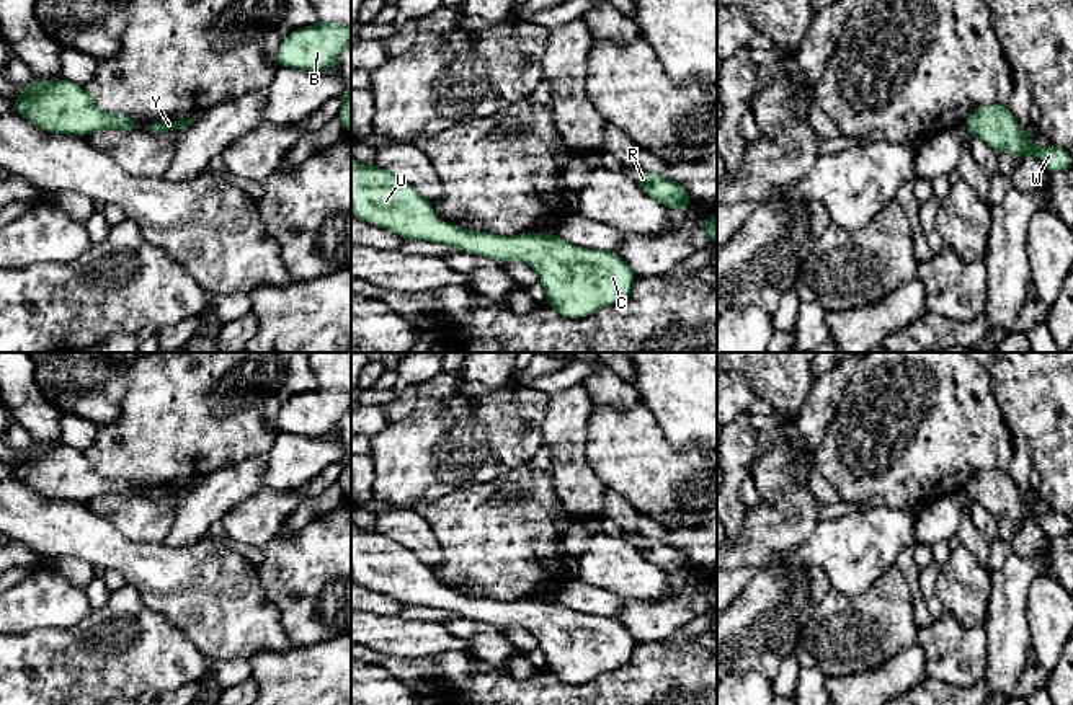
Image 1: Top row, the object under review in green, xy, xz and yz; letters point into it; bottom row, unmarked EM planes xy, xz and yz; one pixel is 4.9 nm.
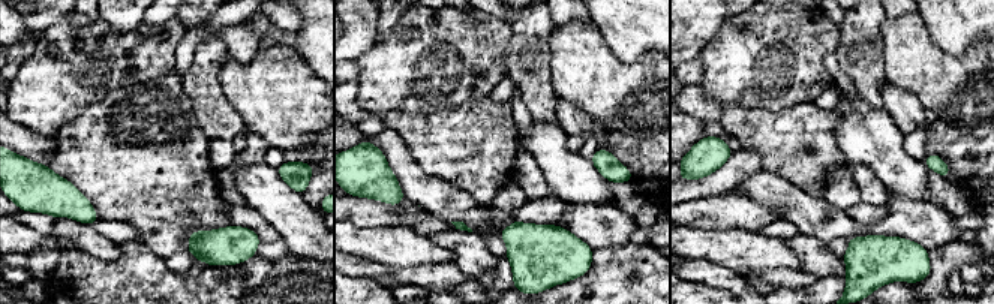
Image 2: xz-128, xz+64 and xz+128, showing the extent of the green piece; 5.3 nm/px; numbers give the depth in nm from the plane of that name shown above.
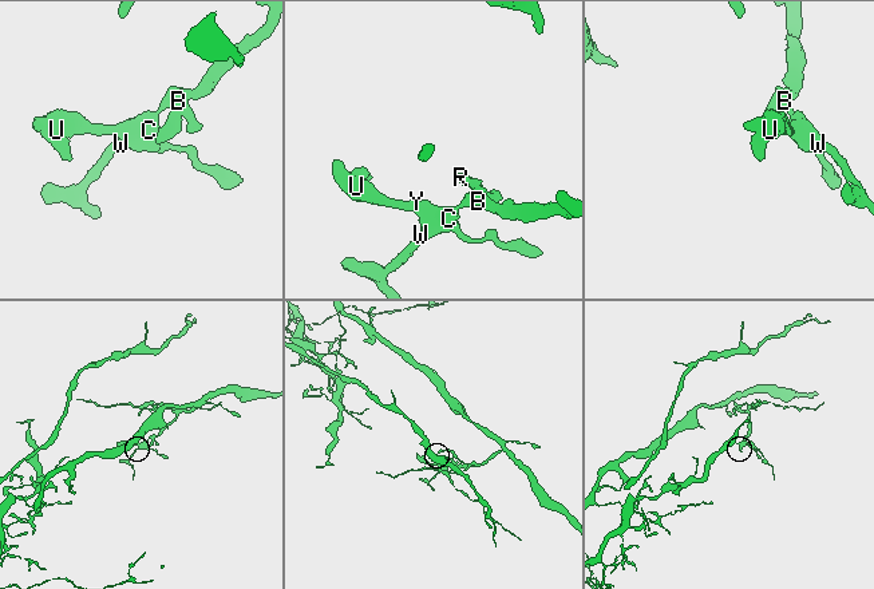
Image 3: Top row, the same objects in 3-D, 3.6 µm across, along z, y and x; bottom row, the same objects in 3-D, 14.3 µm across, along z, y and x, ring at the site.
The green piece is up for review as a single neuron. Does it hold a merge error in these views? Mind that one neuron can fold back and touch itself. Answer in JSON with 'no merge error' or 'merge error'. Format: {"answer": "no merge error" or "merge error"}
{"answer": "no merge error"}

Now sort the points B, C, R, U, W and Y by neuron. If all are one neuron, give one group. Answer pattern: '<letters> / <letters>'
B C R U W Y

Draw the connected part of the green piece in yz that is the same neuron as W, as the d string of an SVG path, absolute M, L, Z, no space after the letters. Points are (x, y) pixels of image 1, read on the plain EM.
M983 470L972 477L965 486L968 501L978 503L996 517L1006 516L1013 524L1026 519L1035 521L1049 540L1073 534L1073 524L1055 509L1037 514L1032 504L1021 496L1009 472Z

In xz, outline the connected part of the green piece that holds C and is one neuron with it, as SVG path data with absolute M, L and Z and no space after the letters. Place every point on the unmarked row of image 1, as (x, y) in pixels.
M351 522L351 579L390 596L405 605L425 605L443 609L498 627L523 627L529 630L537 646L545 654L545 667L565 684L581 684L603 672L626 666L630 661L635 638L621 622L608 615L586 615L575 612L554 599L526 597L514 602L503 602L492 597L472 597L459 591L438 588L433 570L423 563L410 548L400 545L389 535L376 530L363 530Z

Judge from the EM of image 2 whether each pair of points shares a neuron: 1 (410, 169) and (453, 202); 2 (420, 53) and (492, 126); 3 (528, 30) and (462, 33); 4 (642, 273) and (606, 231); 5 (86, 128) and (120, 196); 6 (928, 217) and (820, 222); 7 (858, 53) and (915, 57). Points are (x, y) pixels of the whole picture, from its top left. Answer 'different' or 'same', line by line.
1: same
2: different
3: different
4: different
5: same
6: same
7: different

